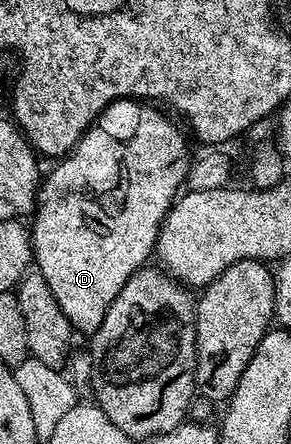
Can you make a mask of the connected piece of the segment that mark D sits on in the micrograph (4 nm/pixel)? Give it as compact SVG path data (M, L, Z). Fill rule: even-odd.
M118 99L114 103L109 103L103 109L101 115L98 116L94 126L82 134L82 139L74 146L73 151L61 161L55 162L58 164L51 169L50 176L47 179L45 176L41 180L30 233L30 242L34 248L33 266L36 268L37 274L44 277L52 297L56 297L56 305L60 305L60 309L70 321L71 328L77 334L79 331L80 334L86 335L85 337L93 337L100 329L100 325L104 321L116 293L120 293L120 289L124 289L124 285L137 271L141 271L143 267L147 266L149 259L146 258L149 255L151 258L151 255L155 252L162 222L165 221L166 214L174 206L184 184L187 182L191 165L191 160L186 159L186 139L188 140L188 135L181 126L178 128L169 117L171 118L165 110L159 109L146 101Z

